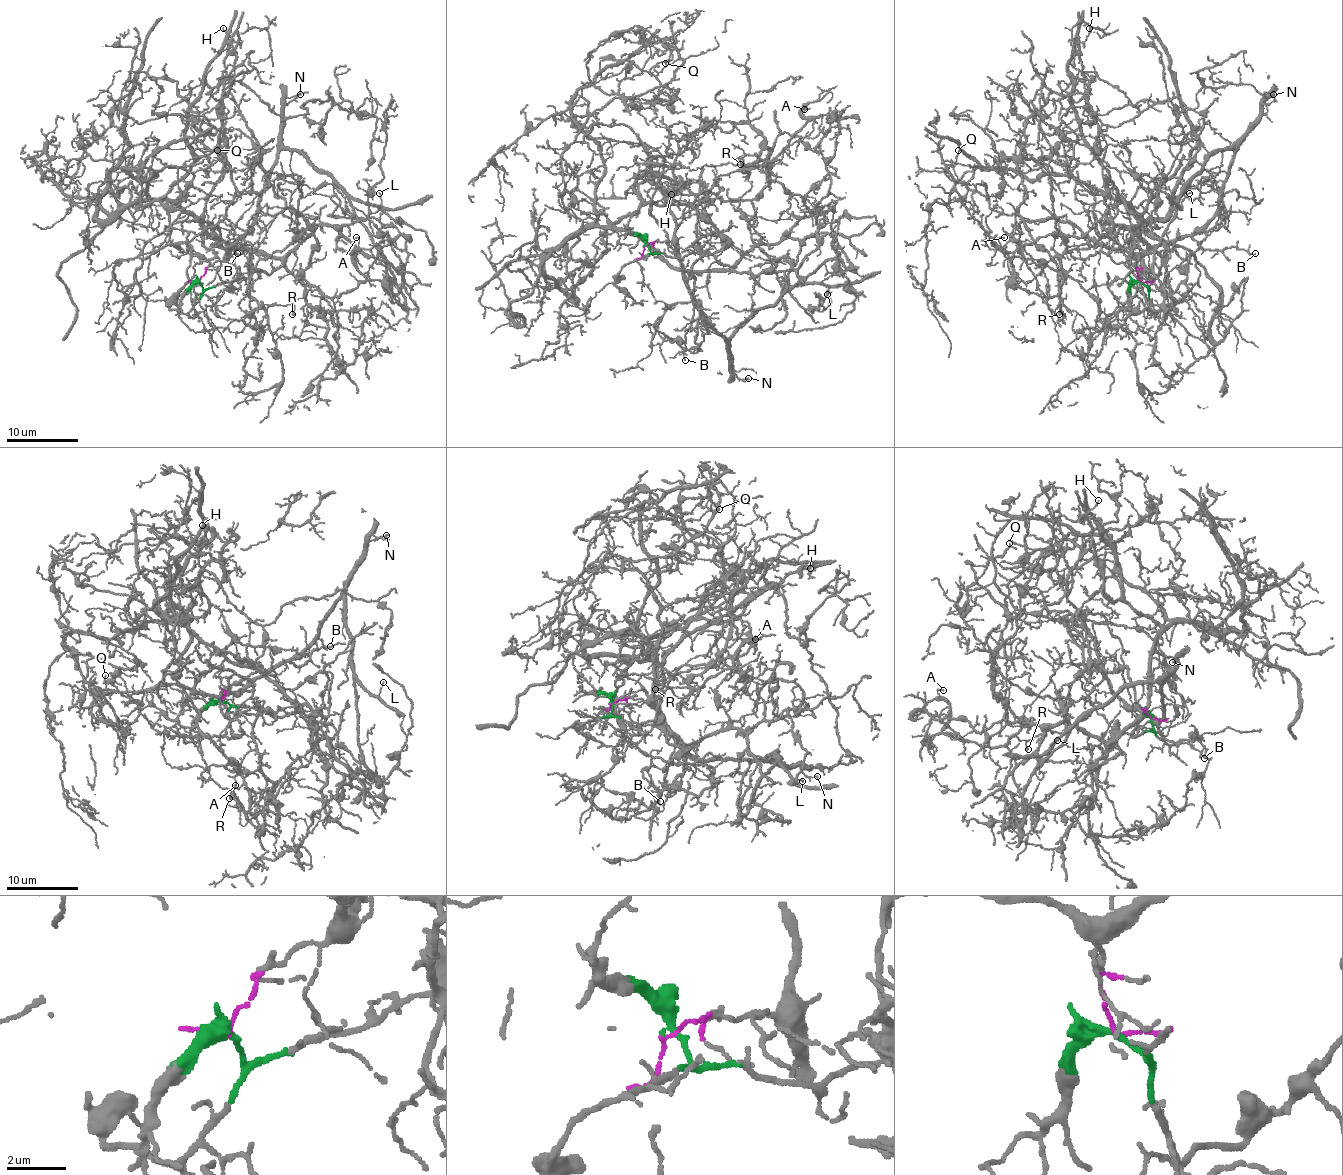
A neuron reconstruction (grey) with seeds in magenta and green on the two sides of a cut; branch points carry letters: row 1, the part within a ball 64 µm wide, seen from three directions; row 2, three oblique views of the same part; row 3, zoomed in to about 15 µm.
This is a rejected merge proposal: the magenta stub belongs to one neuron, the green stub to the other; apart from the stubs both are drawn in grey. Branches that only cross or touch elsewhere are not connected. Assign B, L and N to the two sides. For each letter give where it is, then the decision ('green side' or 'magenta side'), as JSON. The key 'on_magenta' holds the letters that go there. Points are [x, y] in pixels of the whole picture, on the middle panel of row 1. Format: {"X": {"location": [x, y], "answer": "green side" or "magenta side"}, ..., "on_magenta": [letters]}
{"B": {"location": [685, 360], "answer": "magenta side"}, "L": {"location": [827, 294], "answer": "magenta side"}, "N": {"location": [748, 378], "answer": "magenta side"}, "on_magenta": ["B", "L", "N"]}

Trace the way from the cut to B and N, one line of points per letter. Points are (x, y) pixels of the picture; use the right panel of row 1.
B: (1141, 282), (1136, 270), (1138, 259), (1158, 246), (1172, 245), (1188, 236), (1211, 250), (1229, 246), (1254, 253)
N: (1141, 282), (1138, 259), (1193, 236), (1213, 216), (1235, 142), (1274, 99), (1272, 94)

